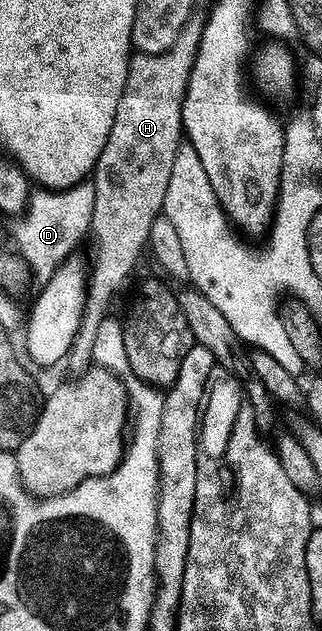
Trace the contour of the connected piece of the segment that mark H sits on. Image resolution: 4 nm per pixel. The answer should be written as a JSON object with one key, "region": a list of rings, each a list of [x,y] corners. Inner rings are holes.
{"region":[[[193,16],[188,19],[186,25],[178,32],[178,40],[174,40],[174,44],[170,44],[170,48],[166,48],[166,52],[161,54],[141,54],[133,53],[128,59],[128,71],[126,72],[126,88],[122,88],[122,100],[118,100],[118,112],[114,112],[114,124],[110,128],[110,136],[106,140],[106,148],[102,148],[102,156],[98,156],[96,161],[96,169],[94,177],[91,179],[94,184],[94,216],[92,217],[92,228],[90,231],[90,242],[92,238],[92,266],[90,262],[90,273],[86,278],[86,293],[84,295],[84,311],[80,317],[80,327],[74,336],[72,346],[66,355],[66,363],[75,372],[83,372],[93,363],[96,349],[94,348],[94,340],[98,336],[98,328],[104,323],[104,319],[109,317],[110,310],[108,305],[112,302],[112,297],[120,290],[120,285],[127,280],[132,274],[132,269],[136,266],[136,261],[140,258],[140,253],[146,250],[149,245],[148,237],[150,236],[151,224],[154,223],[156,217],[162,214],[164,209],[164,201],[166,200],[166,184],[170,184],[170,168],[174,168],[174,156],[178,152],[182,141],[182,131],[184,129],[184,121],[182,120],[182,104],[184,103],[184,93],[188,87],[188,80],[192,65],[196,59],[198,52],[198,44],[202,40],[202,32],[204,31],[204,18]]]}

